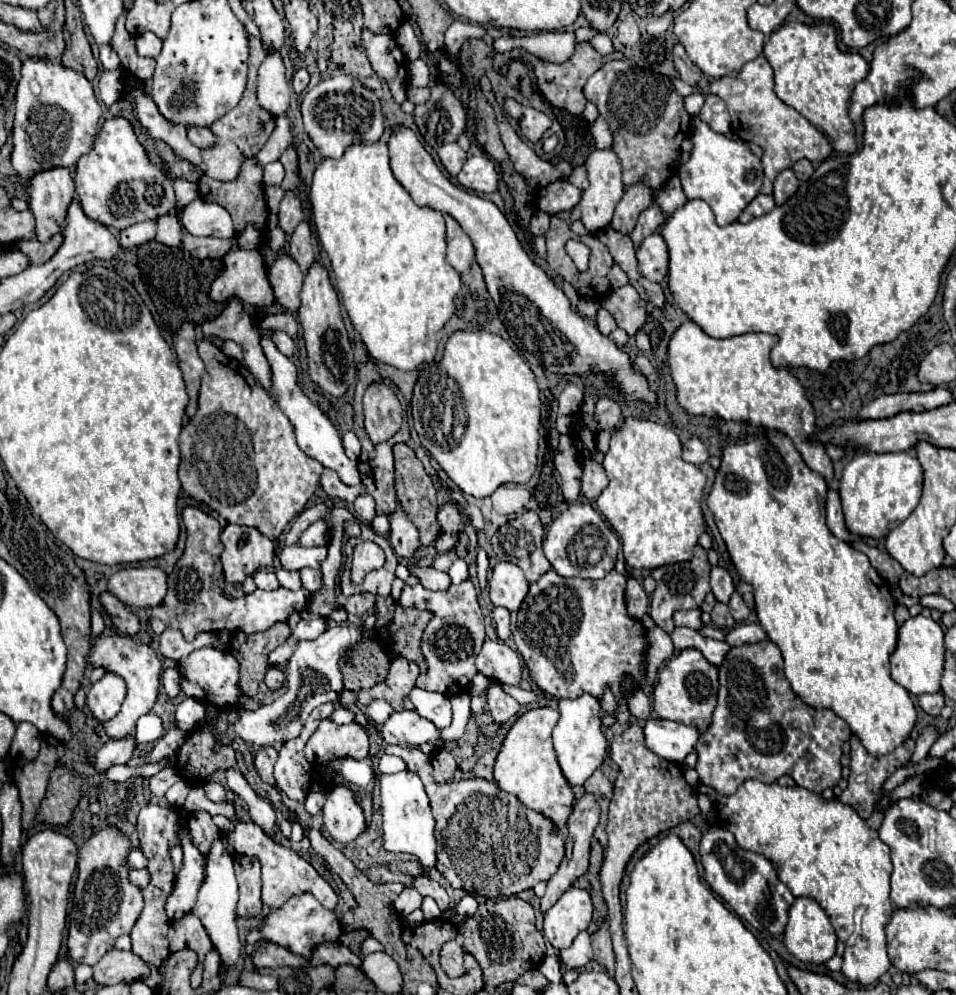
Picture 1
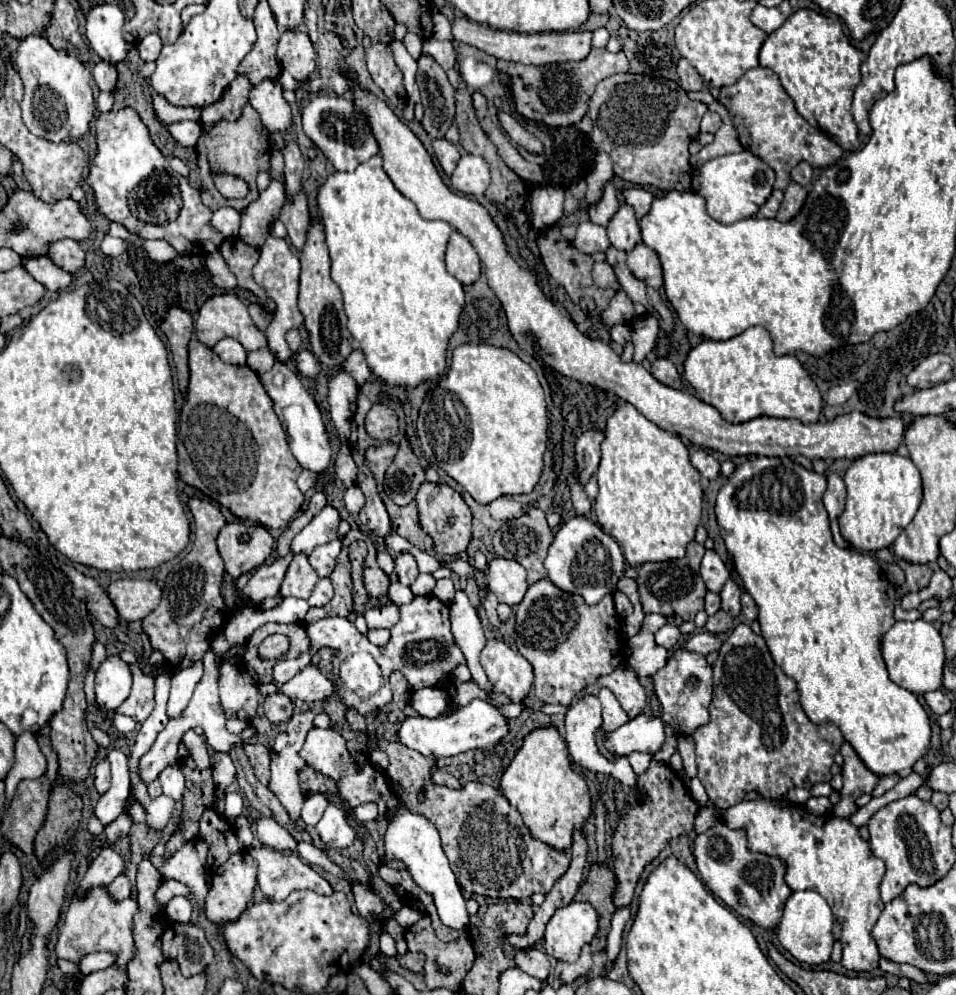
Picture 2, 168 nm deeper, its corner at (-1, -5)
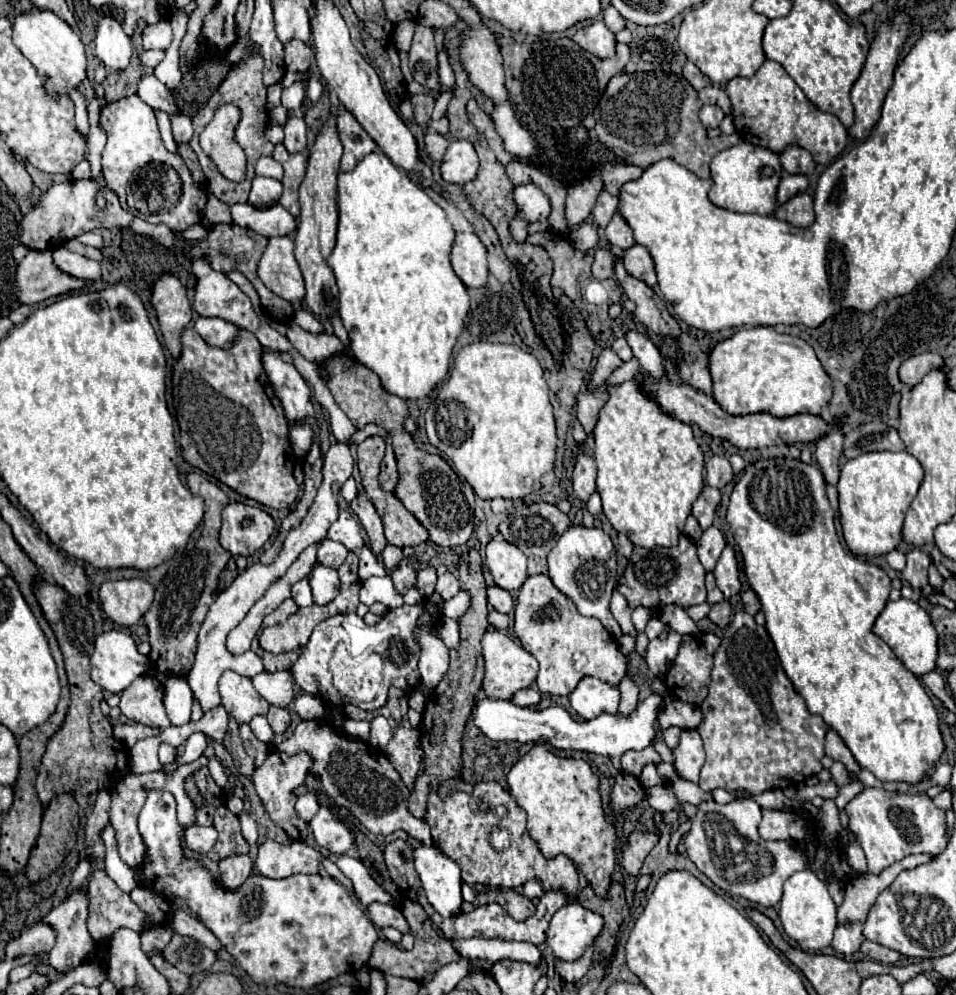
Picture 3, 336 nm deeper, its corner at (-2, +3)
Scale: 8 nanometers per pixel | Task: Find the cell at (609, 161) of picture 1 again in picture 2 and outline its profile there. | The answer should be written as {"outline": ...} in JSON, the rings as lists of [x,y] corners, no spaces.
{"outline":[[[613,180],[605,182],[601,198],[589,206],[589,220],[599,226],[607,226],[613,214],[619,210],[619,198],[617,198],[617,188]]]}

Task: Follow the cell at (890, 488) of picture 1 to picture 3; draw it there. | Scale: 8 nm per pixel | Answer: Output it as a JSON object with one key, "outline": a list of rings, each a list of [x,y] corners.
{"outline":[[[866,452],[844,464],[838,480],[844,540],[856,556],[882,556],[902,540],[904,514],[914,500],[924,470],[908,452]]]}

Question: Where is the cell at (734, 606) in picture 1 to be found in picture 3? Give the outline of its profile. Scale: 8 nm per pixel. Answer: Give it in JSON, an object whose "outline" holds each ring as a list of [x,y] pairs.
{"outline":[[[726,546],[722,550],[722,556],[718,558],[718,564],[714,568],[716,584],[724,592],[726,598],[734,596],[740,592],[740,580],[738,580],[738,562],[734,556],[734,548]]]}

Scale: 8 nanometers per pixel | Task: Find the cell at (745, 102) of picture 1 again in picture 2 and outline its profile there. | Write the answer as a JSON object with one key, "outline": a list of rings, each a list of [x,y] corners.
{"outline":[[[757,66],[747,70],[735,84],[721,88],[719,102],[729,110],[743,148],[751,148],[755,156],[775,170],[775,190],[783,190],[791,182],[791,170],[801,160],[809,162],[813,168],[827,168],[843,156],[843,150],[825,132],[797,114],[793,100],[785,94],[777,74],[769,68]]]}

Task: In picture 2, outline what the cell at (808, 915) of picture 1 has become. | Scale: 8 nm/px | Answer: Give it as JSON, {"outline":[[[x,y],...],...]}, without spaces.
{"outline":[[[801,890],[801,892],[793,892],[785,902],[783,918],[777,926],[777,938],[781,946],[791,952],[793,958],[809,966],[815,966],[831,958],[831,950],[833,950],[831,928],[833,928],[833,914],[825,898],[813,890]]]}

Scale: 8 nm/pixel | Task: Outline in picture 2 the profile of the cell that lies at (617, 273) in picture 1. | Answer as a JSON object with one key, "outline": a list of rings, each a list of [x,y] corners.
{"outline":[[[599,262],[593,266],[593,280],[599,288],[613,288],[613,290],[621,290],[621,284],[611,268],[609,262]]]}

